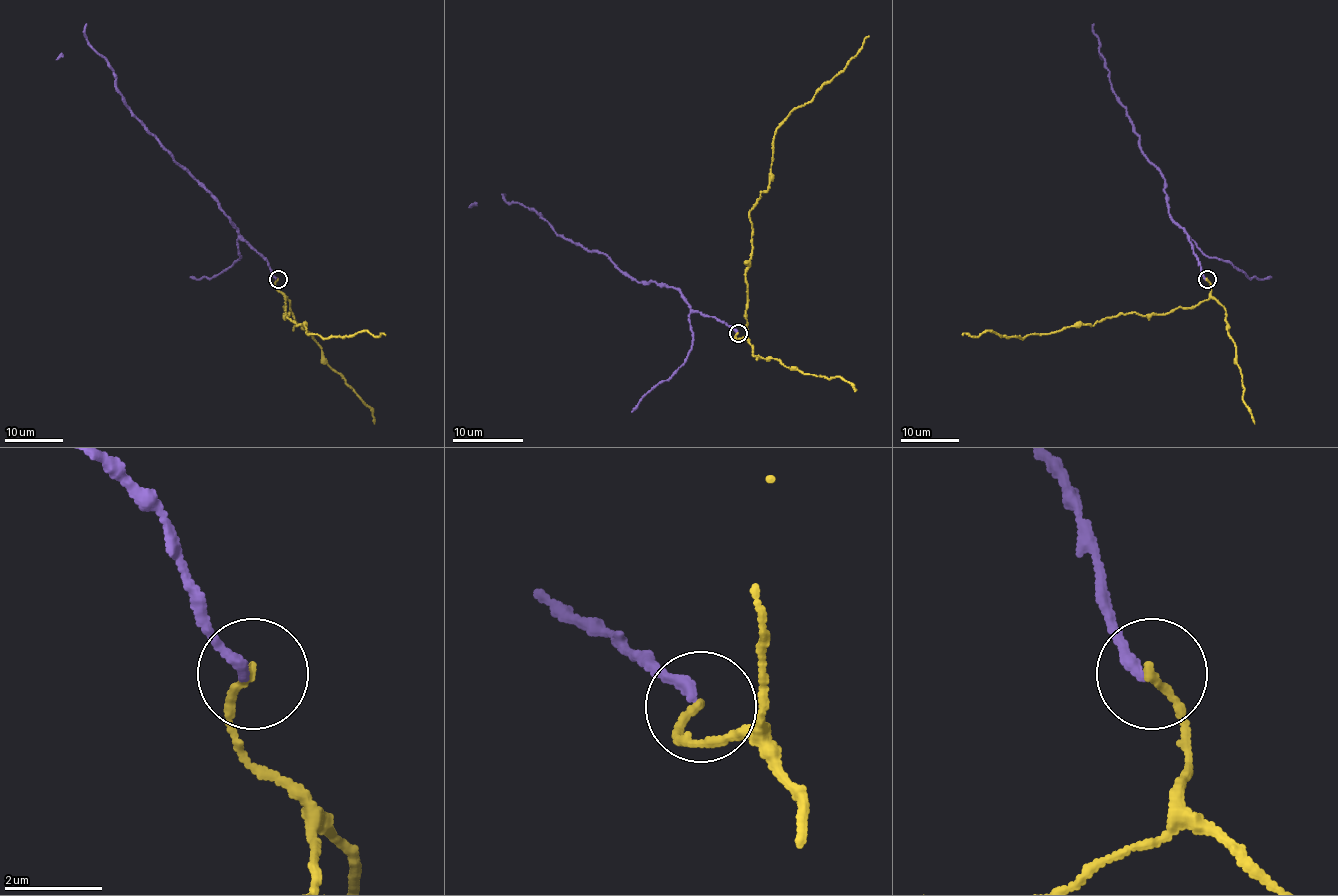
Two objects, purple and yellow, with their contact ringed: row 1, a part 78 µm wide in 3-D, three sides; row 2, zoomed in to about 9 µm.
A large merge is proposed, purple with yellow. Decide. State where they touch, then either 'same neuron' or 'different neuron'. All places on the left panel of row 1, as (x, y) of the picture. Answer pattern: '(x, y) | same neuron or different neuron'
(278, 279) | same neuron

